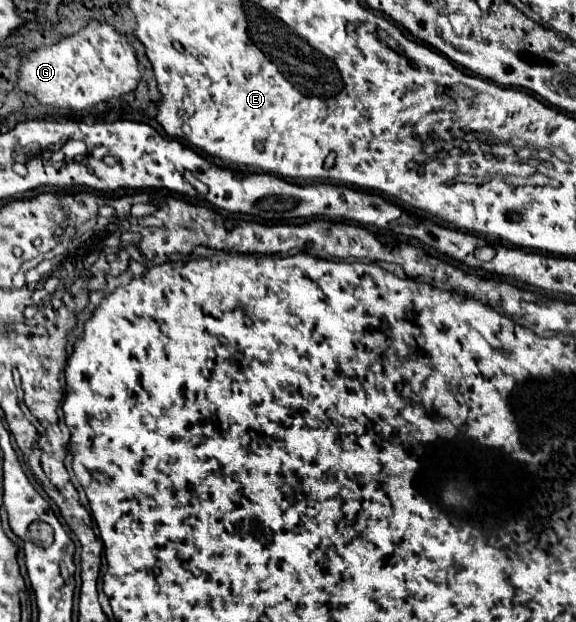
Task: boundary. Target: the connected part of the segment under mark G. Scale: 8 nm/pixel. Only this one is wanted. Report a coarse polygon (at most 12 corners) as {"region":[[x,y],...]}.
{"region":[[110,23],[26,53],[16,85],[80,113],[124,99],[142,75]]}

